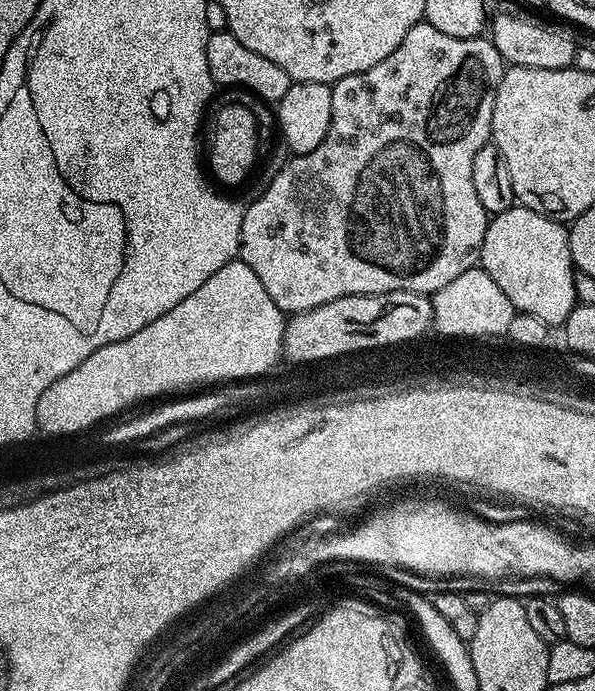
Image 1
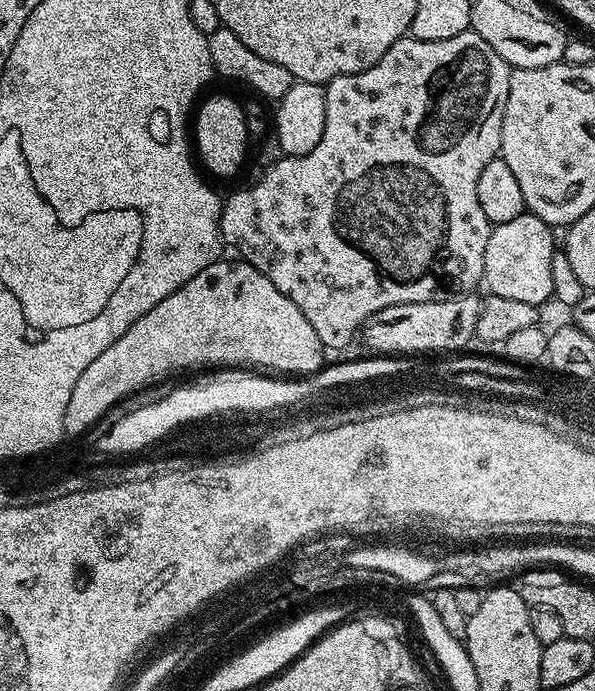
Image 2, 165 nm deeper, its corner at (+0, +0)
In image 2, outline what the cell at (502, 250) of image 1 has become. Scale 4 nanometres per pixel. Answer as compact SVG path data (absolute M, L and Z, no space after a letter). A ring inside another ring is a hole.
M525 214L518 218L513 218L511 222L502 222L495 225L489 231L486 242L486 262L484 263L483 287L491 295L498 298L511 298L517 302L530 302L537 306L543 306L547 300L553 299L554 290L553 263L554 254L558 251L558 244L552 241L553 229L542 218Z

